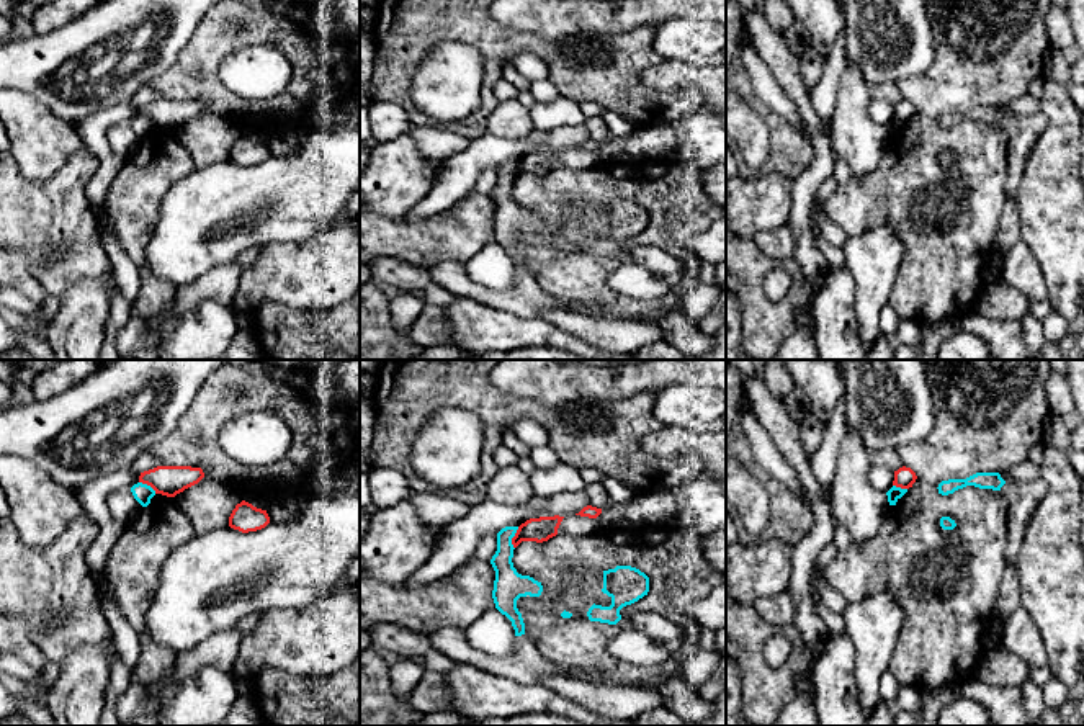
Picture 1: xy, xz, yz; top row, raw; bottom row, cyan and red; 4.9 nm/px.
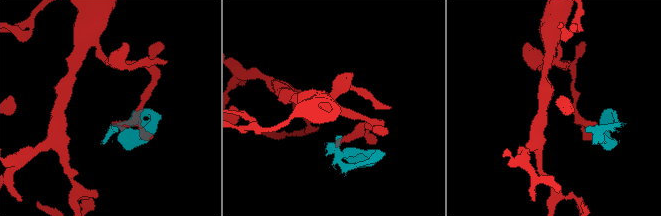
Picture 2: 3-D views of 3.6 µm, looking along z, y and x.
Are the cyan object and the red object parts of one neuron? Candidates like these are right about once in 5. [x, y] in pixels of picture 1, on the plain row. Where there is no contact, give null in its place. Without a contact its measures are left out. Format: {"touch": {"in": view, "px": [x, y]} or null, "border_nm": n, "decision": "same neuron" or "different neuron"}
{"touch": {"in": "xz", "px": [512, 170]}, "border_nm": 110, "decision": "different neuron"}

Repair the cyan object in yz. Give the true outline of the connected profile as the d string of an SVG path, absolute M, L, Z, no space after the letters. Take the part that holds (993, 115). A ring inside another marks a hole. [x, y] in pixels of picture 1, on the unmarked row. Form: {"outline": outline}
{"outline": "M976 106L966 113L948 113L938 118L938 128L948 129L966 119L999 124L1007 134L1006 196L1015 198L1030 150L1046 128L1046 116L1037 111L1028 116L1006 116L999 106Z"}

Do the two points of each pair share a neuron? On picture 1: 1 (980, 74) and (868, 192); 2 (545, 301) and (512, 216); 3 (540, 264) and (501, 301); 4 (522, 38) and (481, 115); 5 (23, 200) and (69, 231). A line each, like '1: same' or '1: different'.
1: same
2: same
3: different
4: same
5: same

